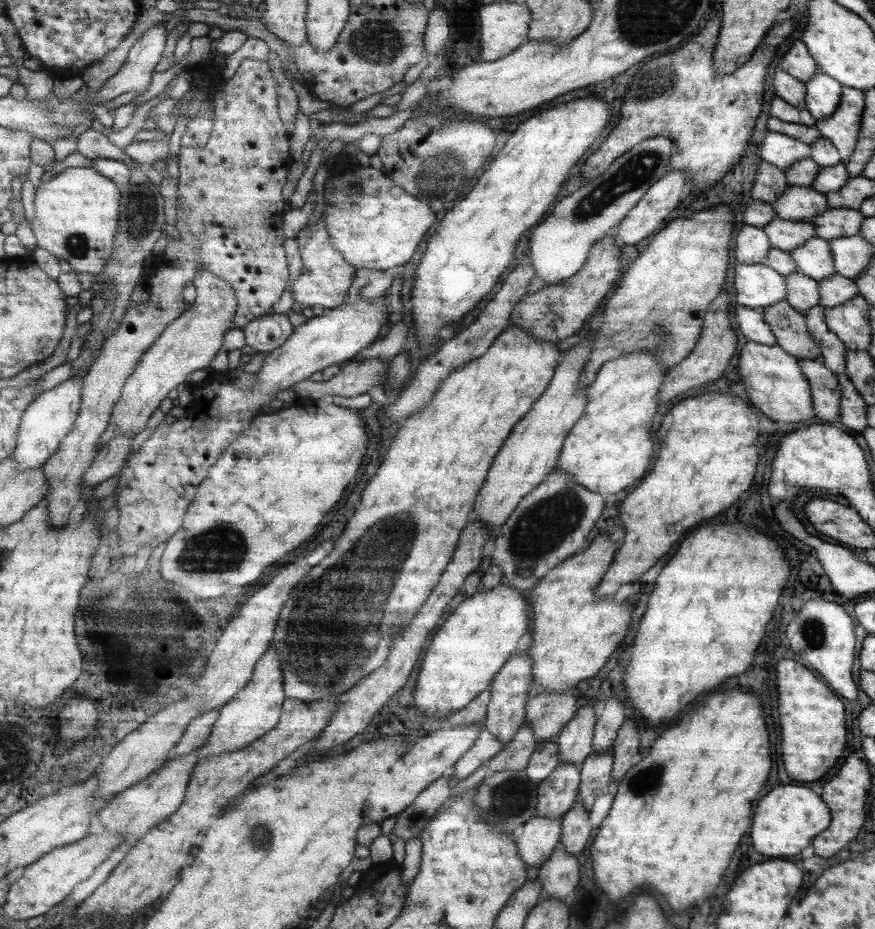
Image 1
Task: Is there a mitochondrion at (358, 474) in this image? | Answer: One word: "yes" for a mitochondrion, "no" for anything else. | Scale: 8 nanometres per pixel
no

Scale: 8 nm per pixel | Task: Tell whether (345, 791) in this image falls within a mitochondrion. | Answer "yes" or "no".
no

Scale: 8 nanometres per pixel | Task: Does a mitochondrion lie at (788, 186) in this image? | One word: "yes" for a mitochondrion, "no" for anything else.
no

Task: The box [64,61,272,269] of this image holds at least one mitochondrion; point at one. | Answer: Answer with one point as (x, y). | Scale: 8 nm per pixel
(140, 224)

